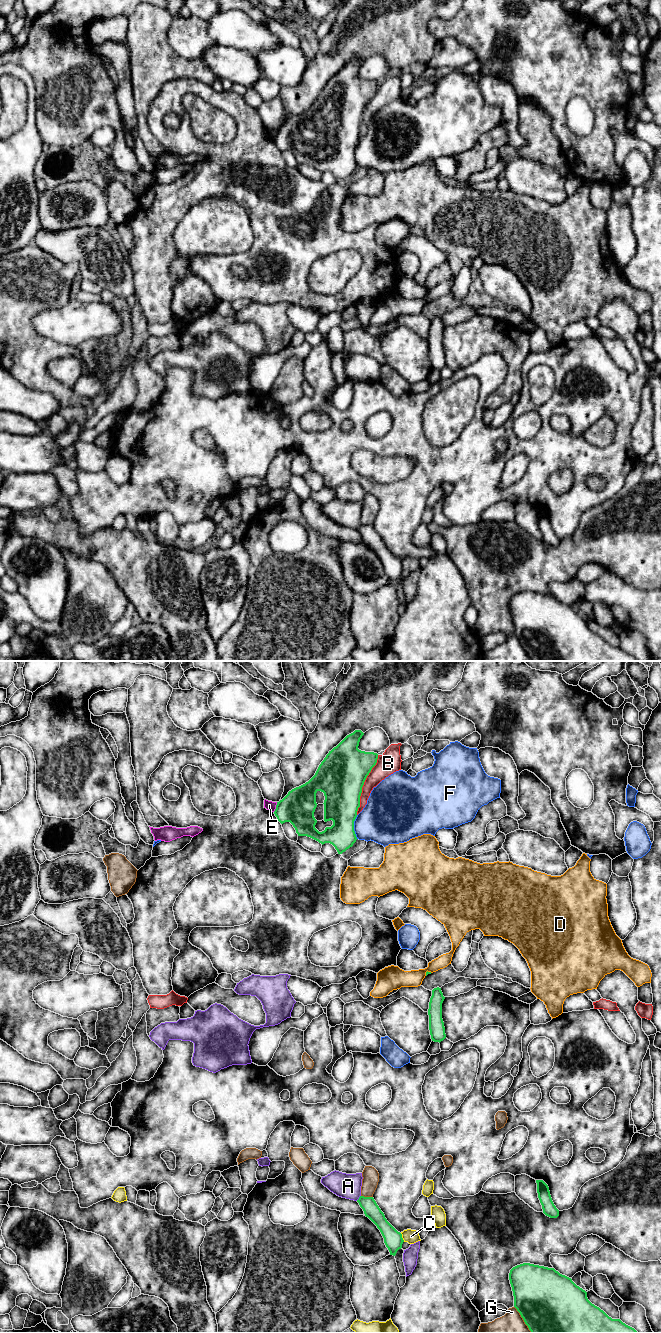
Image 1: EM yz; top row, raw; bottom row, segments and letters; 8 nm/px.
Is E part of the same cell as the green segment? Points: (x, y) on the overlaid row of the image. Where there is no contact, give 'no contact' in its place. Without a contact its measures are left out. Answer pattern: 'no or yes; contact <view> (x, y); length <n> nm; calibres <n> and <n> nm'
no; contact yz (276, 807); length 90 nm; calibres 280 and 80 nm

